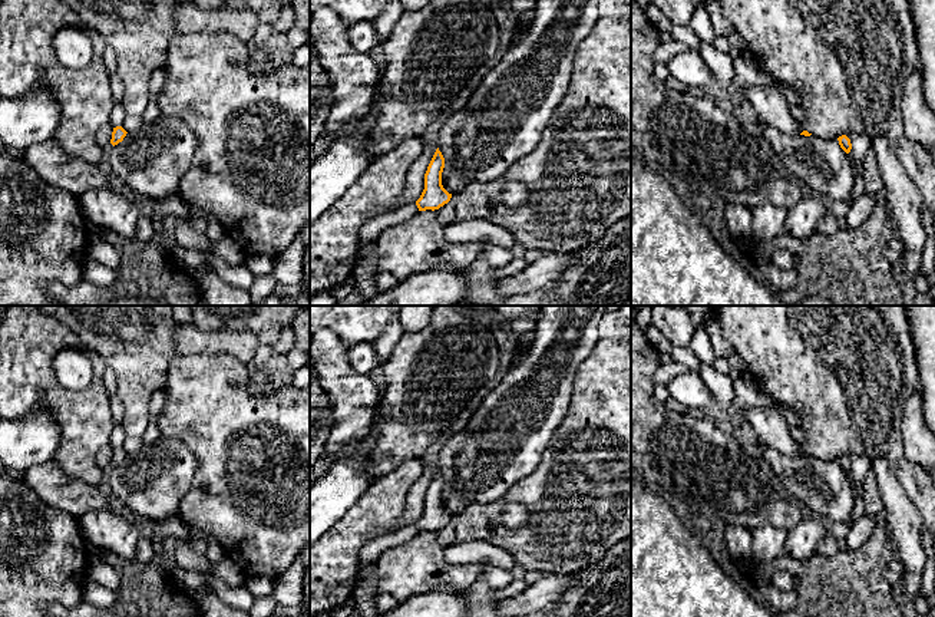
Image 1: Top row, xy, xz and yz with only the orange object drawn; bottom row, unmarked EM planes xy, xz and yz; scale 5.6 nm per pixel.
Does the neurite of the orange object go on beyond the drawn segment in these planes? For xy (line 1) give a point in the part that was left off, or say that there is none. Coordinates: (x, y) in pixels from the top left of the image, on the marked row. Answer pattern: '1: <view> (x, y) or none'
1: none

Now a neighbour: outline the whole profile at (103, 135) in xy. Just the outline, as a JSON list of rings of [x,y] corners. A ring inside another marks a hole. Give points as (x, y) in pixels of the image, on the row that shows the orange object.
[[[110,122],[102,125],[96,132],[96,143],[99,148],[106,148],[112,139],[113,126]]]

